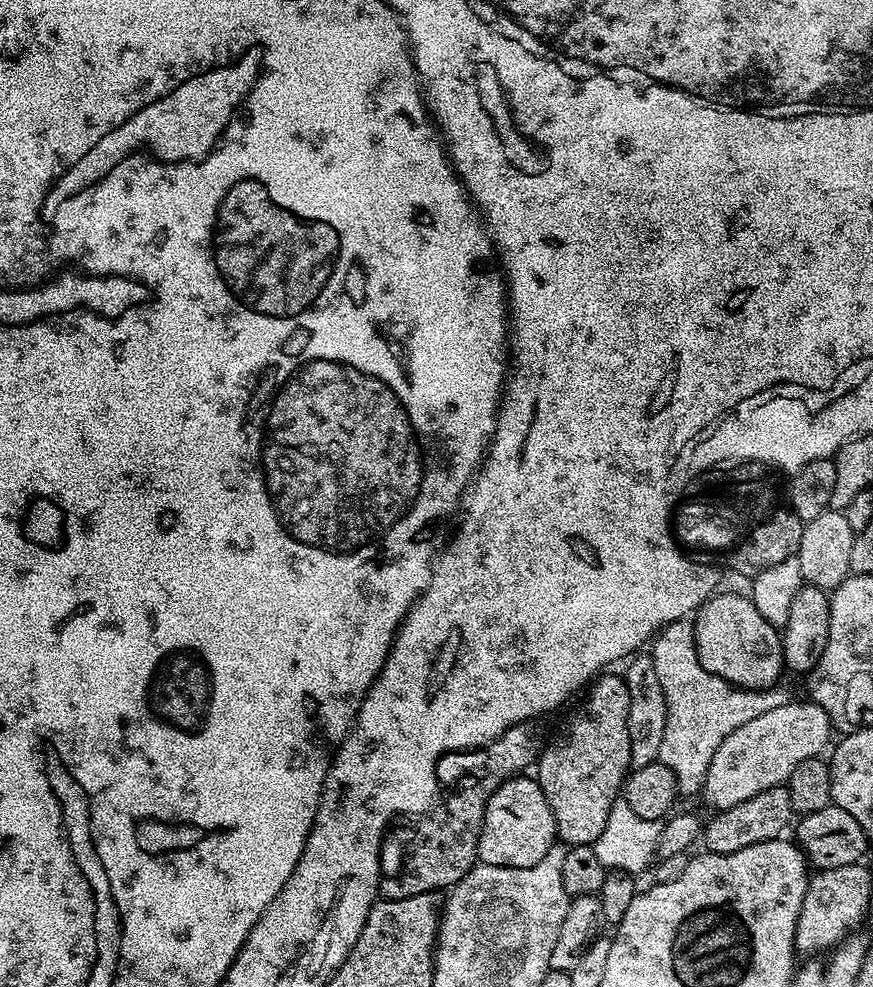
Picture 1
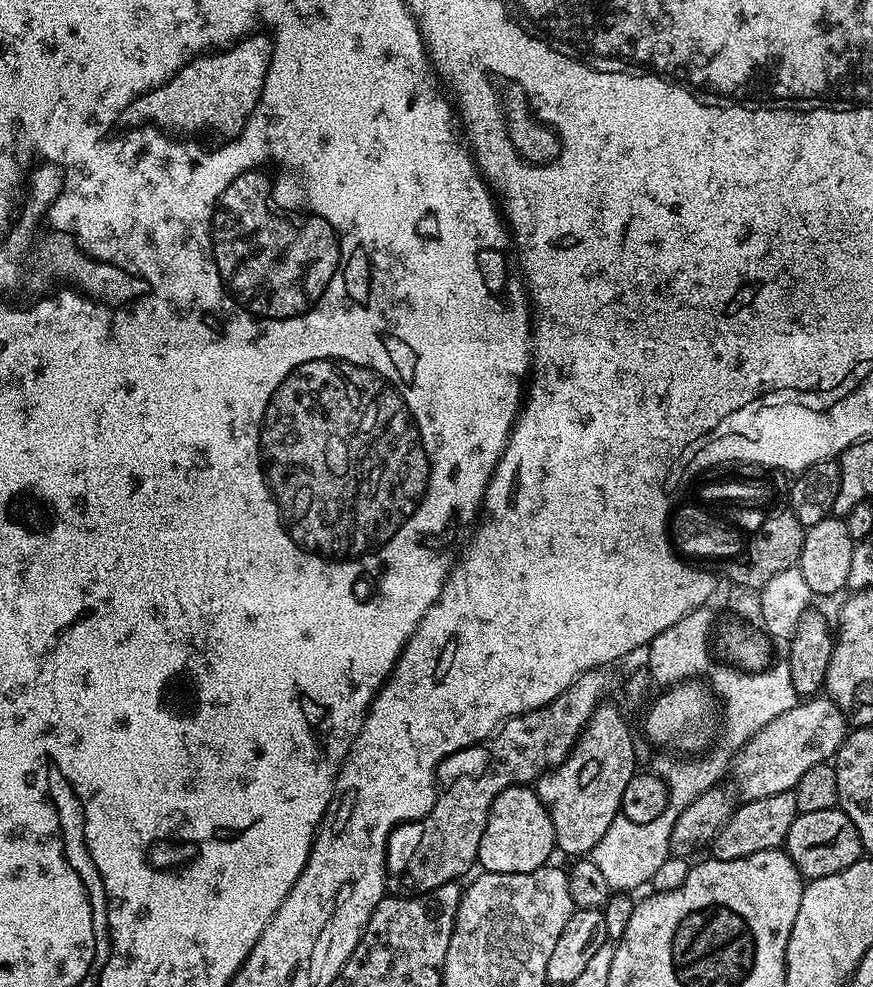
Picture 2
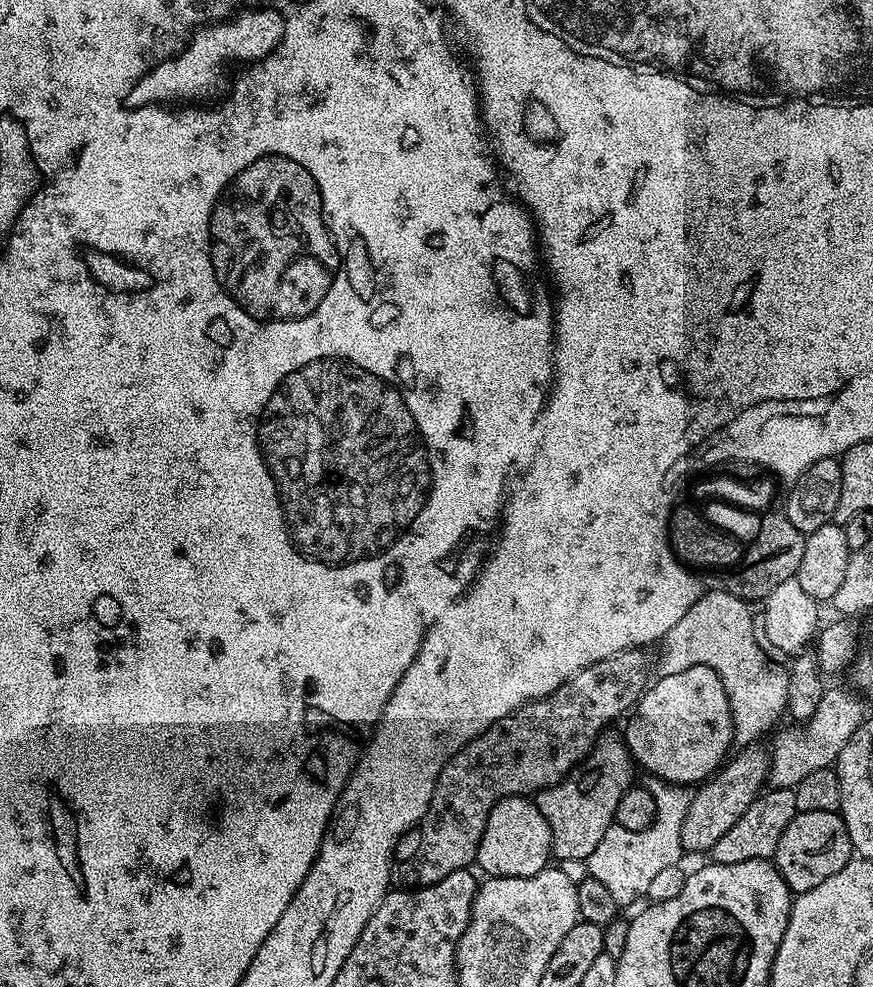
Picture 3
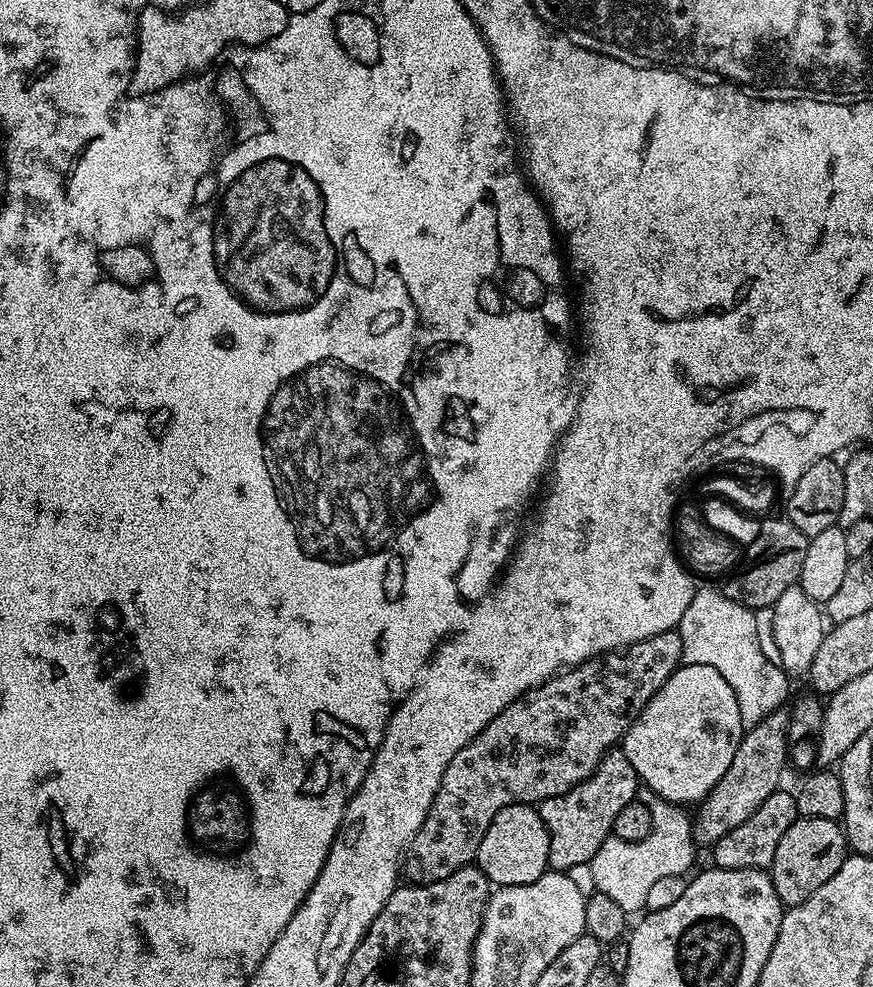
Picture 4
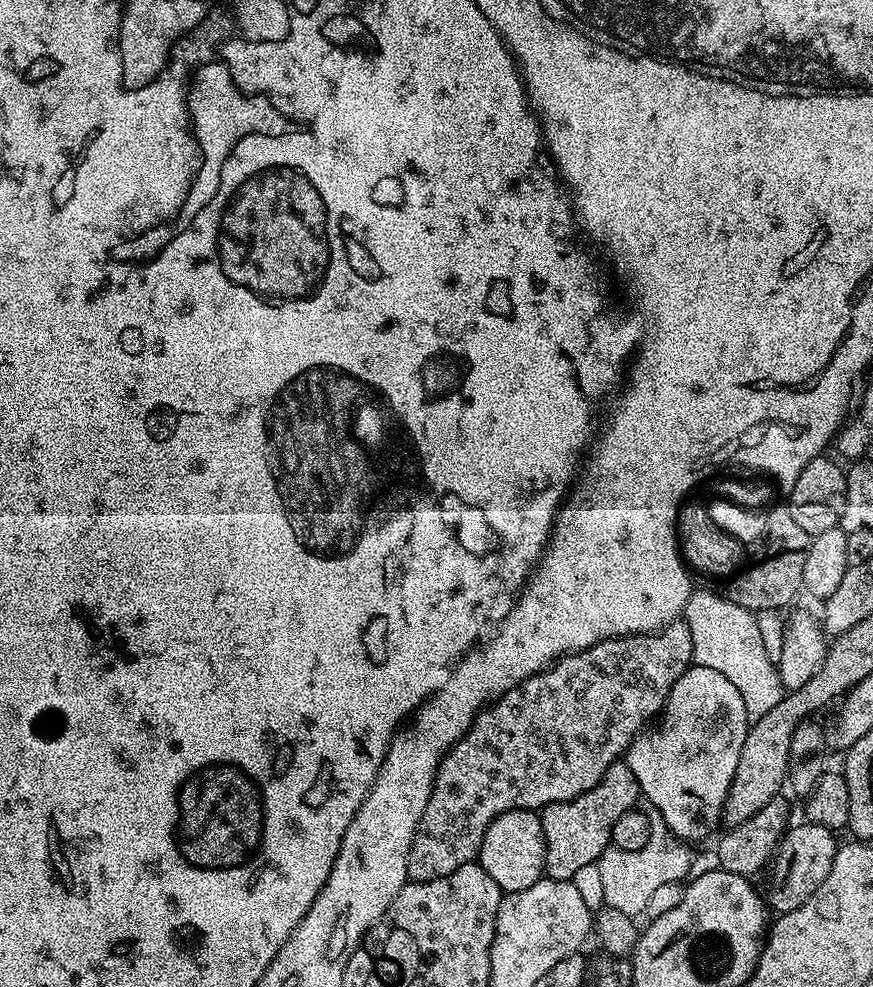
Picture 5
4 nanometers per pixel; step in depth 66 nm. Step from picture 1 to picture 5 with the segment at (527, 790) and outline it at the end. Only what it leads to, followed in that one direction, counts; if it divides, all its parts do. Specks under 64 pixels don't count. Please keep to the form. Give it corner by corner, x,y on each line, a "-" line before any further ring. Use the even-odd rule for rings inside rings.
515,808
509,812
498,814
494,822
486,830
482,838
482,846
478,863
494,882
498,882
501,893
526,890
526,886
534,886
544,876
544,831
539,815
526,808

